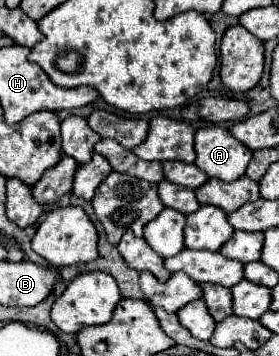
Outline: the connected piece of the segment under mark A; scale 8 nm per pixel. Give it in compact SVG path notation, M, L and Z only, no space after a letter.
M220 126L200 128L196 132L194 148L194 164L210 178L224 182L234 182L244 176L244 170L252 158L252 152Z

